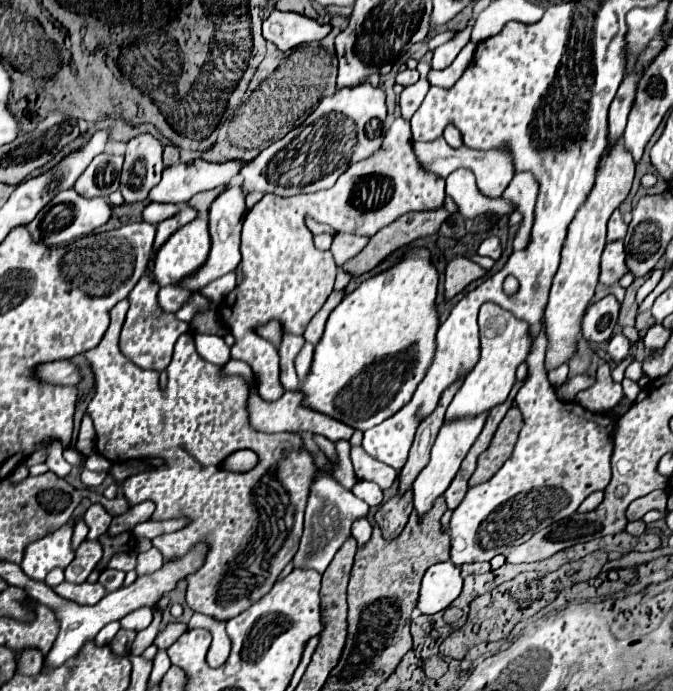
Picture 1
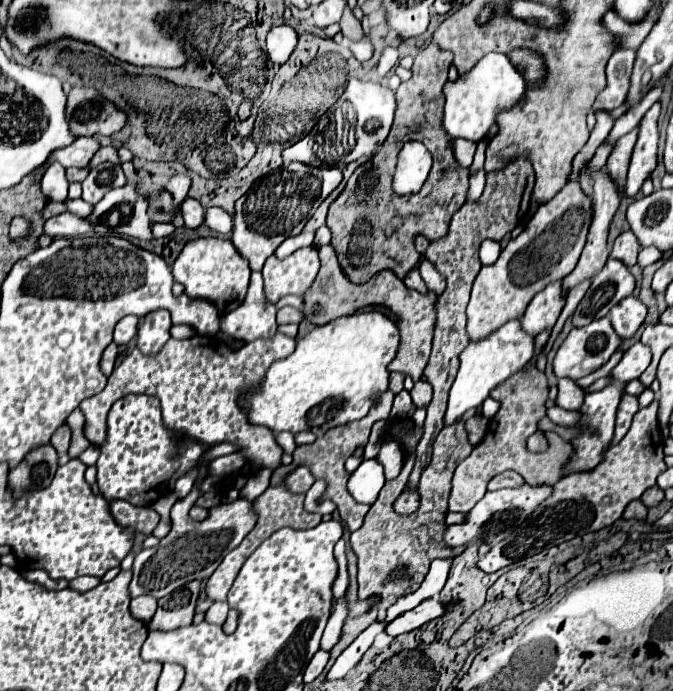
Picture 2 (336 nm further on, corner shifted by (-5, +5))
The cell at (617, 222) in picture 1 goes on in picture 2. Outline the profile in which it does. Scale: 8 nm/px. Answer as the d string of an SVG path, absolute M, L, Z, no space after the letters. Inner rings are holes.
M625 231L625 233L621 233L621 235L615 239L611 257L623 261L627 267L633 267L633 265L637 263L639 249L641 249L641 247L639 247L639 241L635 241L633 233L631 233L631 231Z

